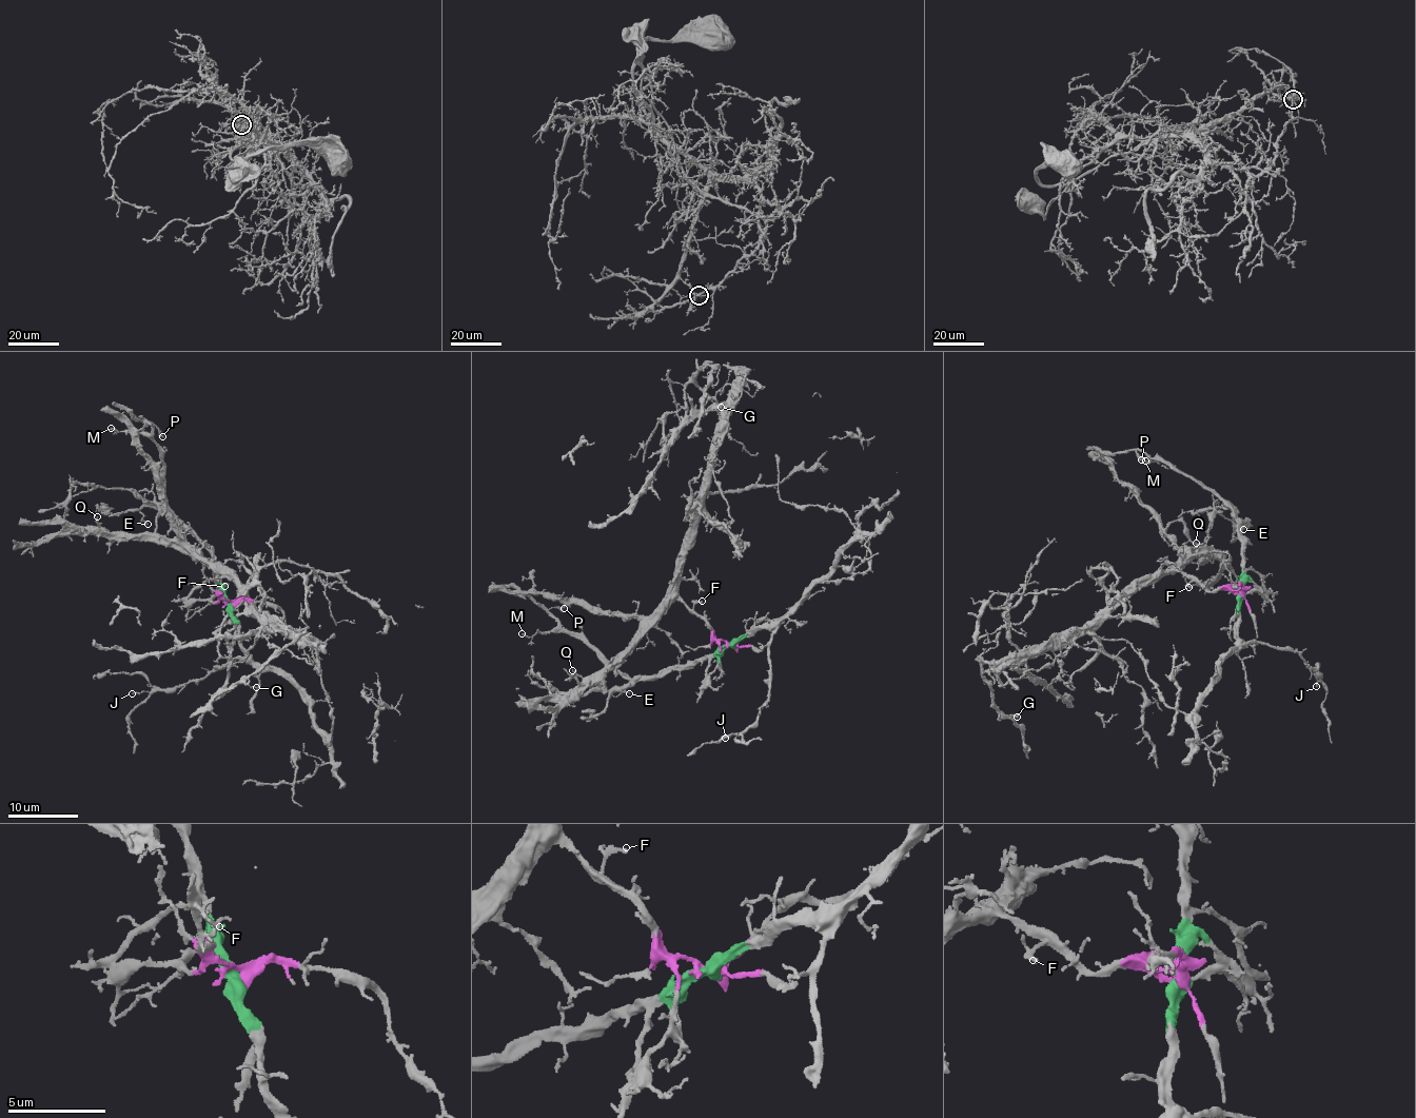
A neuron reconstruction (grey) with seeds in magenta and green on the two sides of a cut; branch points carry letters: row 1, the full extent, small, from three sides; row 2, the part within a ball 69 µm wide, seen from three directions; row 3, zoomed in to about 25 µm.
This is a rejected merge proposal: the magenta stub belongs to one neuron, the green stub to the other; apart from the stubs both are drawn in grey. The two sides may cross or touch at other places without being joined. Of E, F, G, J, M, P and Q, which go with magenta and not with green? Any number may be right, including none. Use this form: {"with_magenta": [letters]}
{"with_magenta": ["F", "G", "Q"]}

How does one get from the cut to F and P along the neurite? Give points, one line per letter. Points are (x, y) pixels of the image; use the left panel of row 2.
F: (230, 603), (216, 591), (216, 580), (224, 587)
P: (230, 603), (224, 597), (213, 553), (179, 524), (169, 505), (153, 424), (162, 436)

